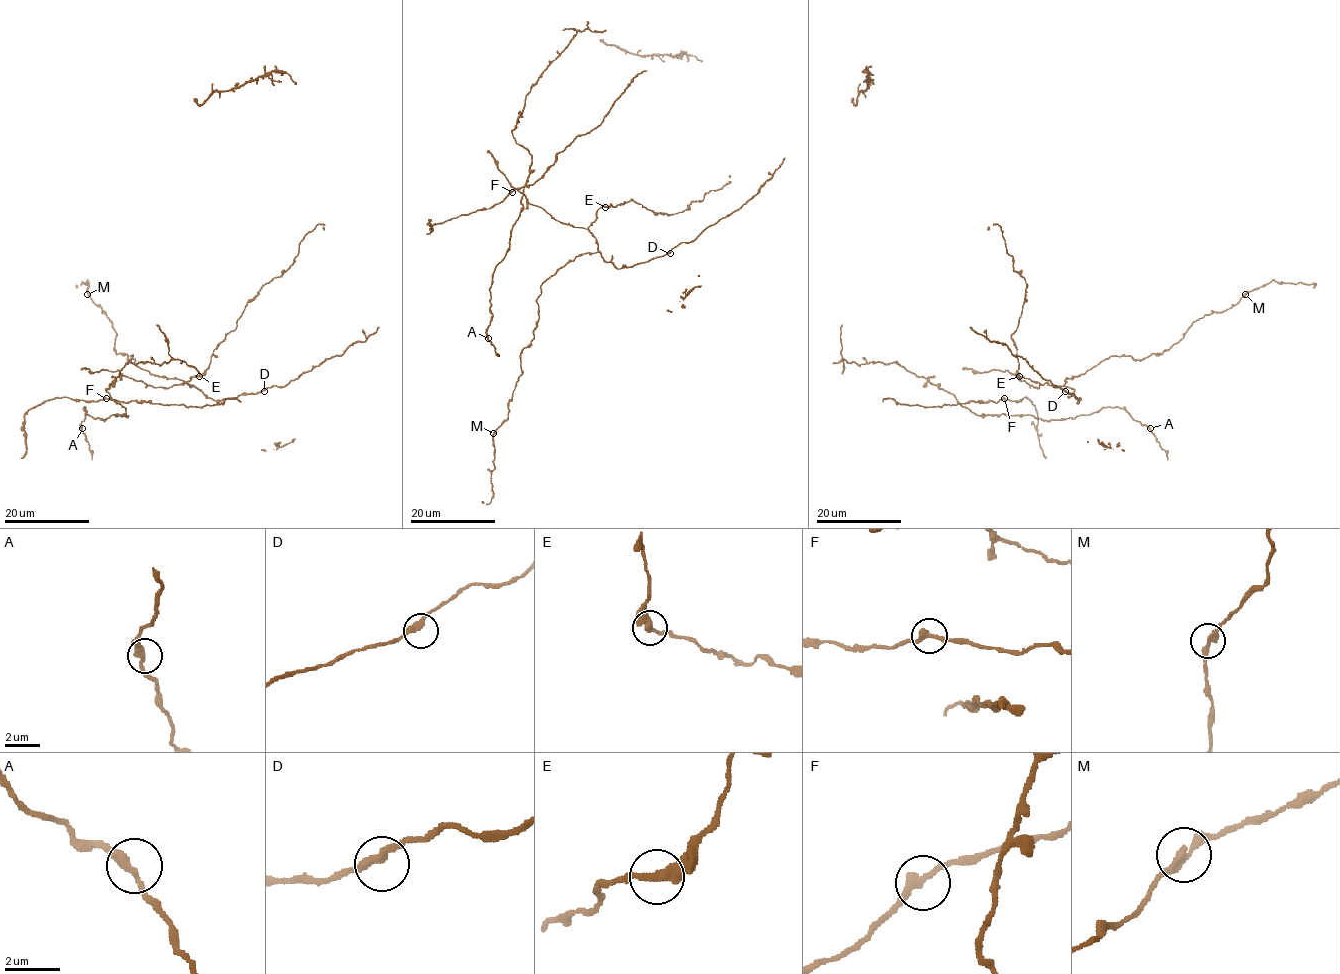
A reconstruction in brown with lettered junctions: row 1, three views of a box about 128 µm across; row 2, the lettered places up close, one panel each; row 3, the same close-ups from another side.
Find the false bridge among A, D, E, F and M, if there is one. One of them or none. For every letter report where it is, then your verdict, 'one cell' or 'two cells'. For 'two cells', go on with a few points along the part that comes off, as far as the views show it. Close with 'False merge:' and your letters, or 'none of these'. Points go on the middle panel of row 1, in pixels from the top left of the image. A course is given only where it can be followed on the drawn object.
A: at (488, 338); one cell
D: at (670, 253); one cell
E: at (605, 207); one cell
F: at (512, 192); one cell
M: at (493, 433); one cell
False merge: none of these

